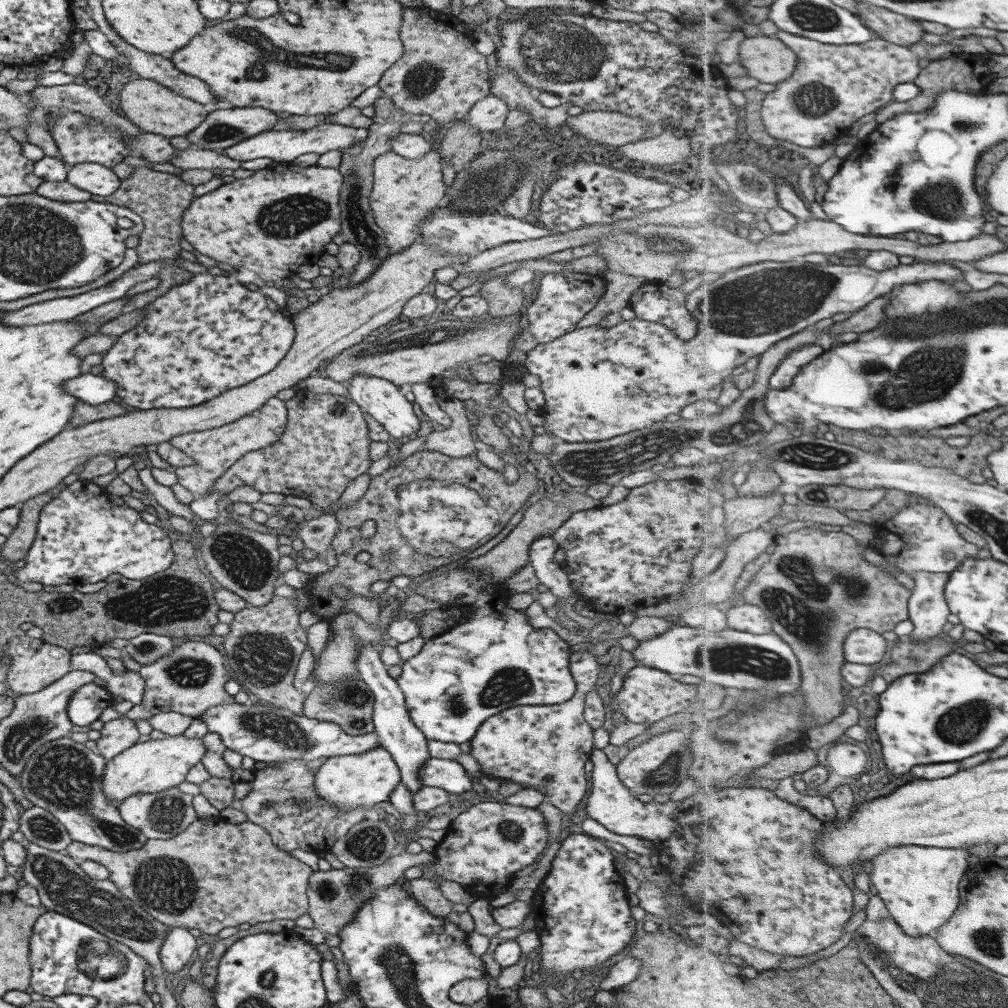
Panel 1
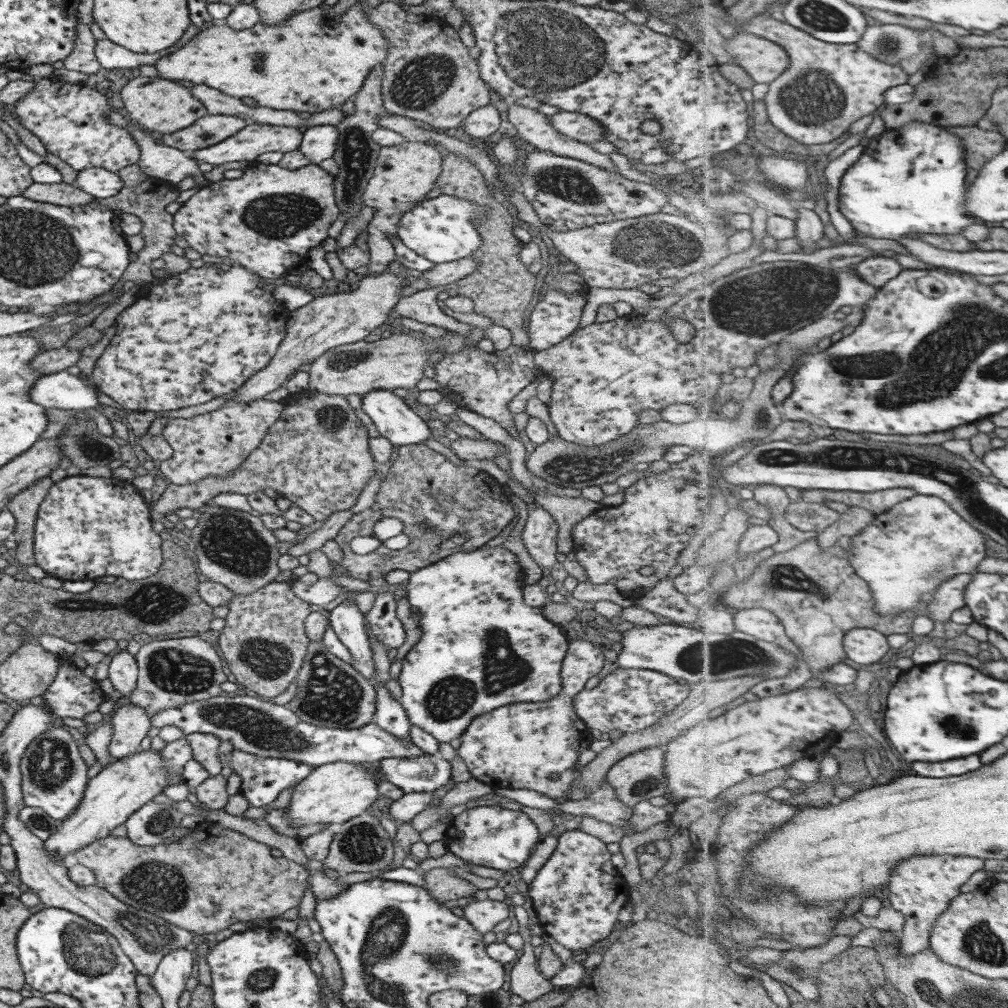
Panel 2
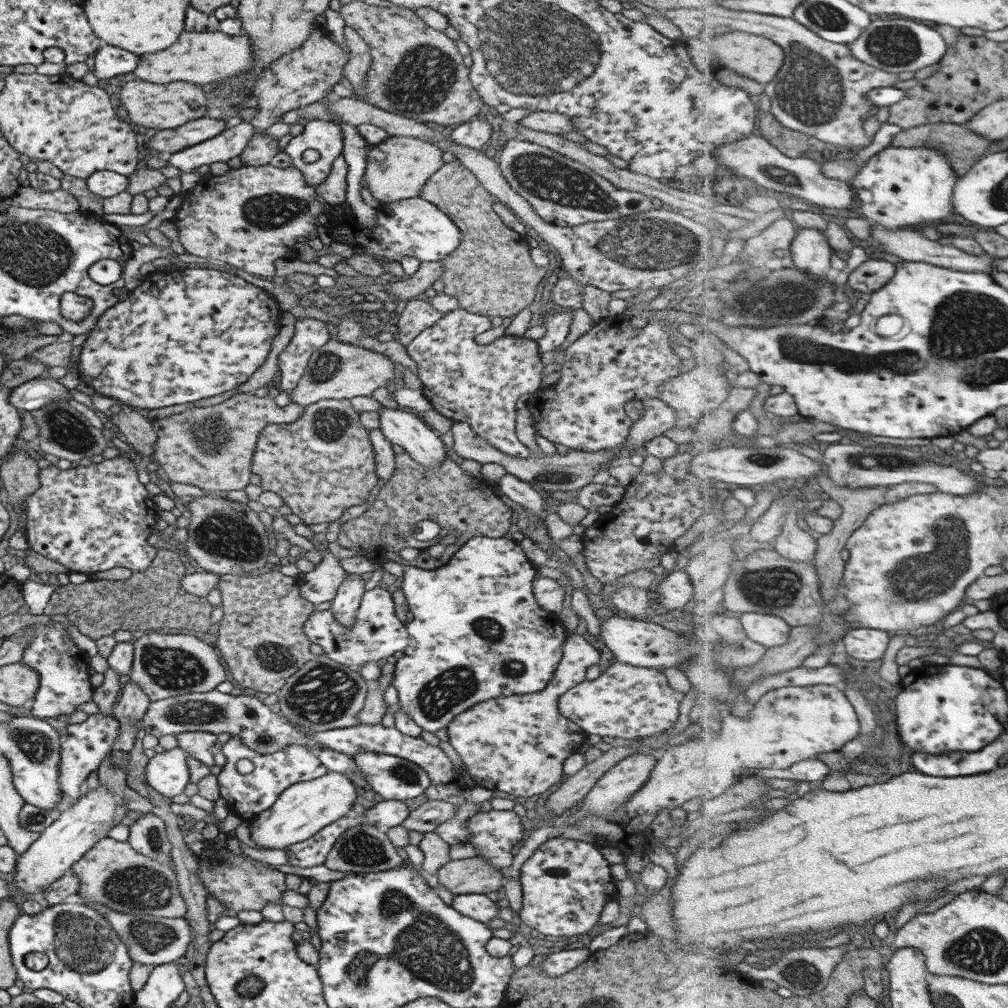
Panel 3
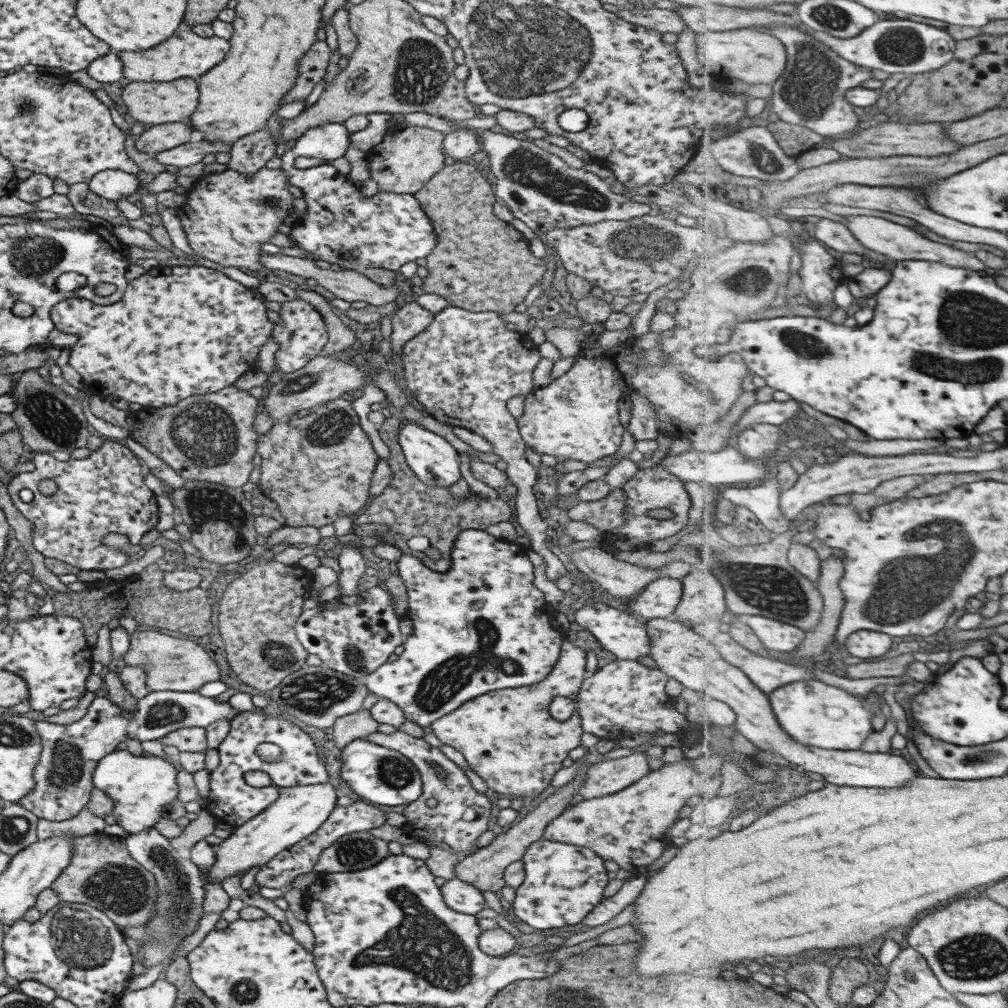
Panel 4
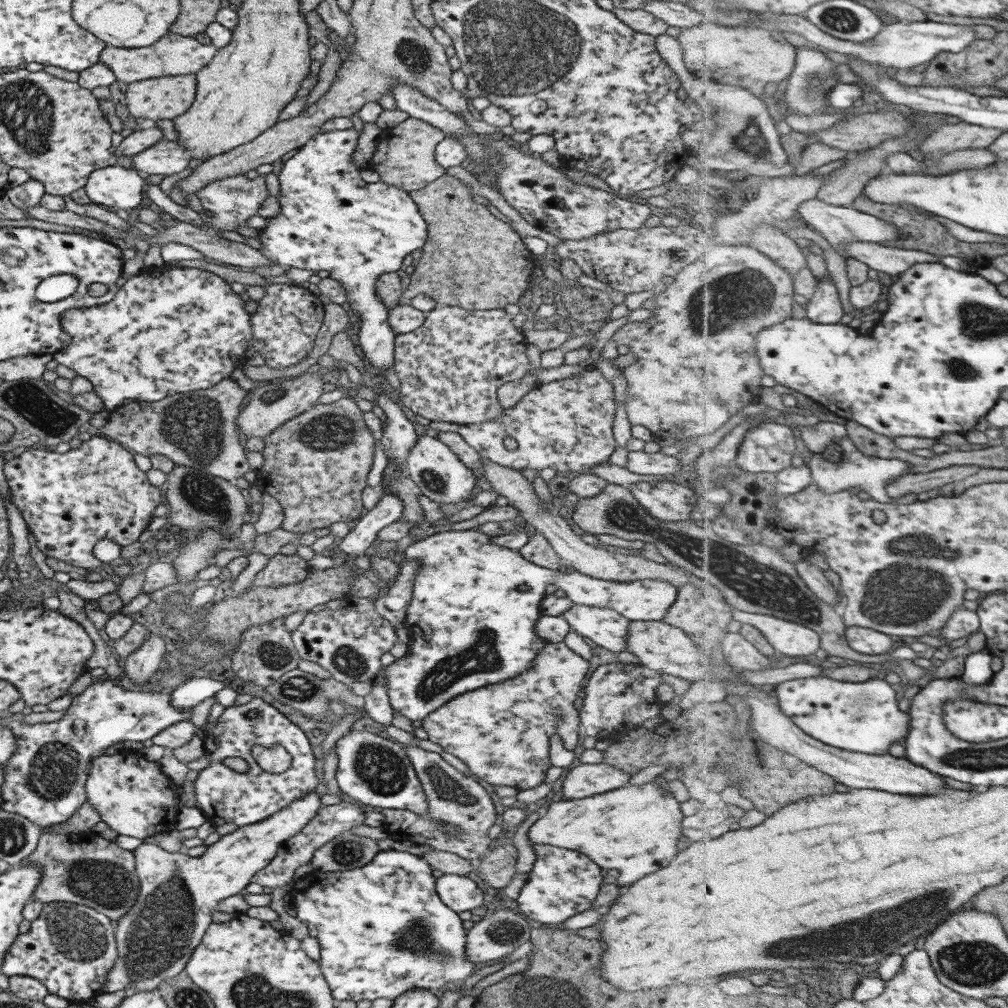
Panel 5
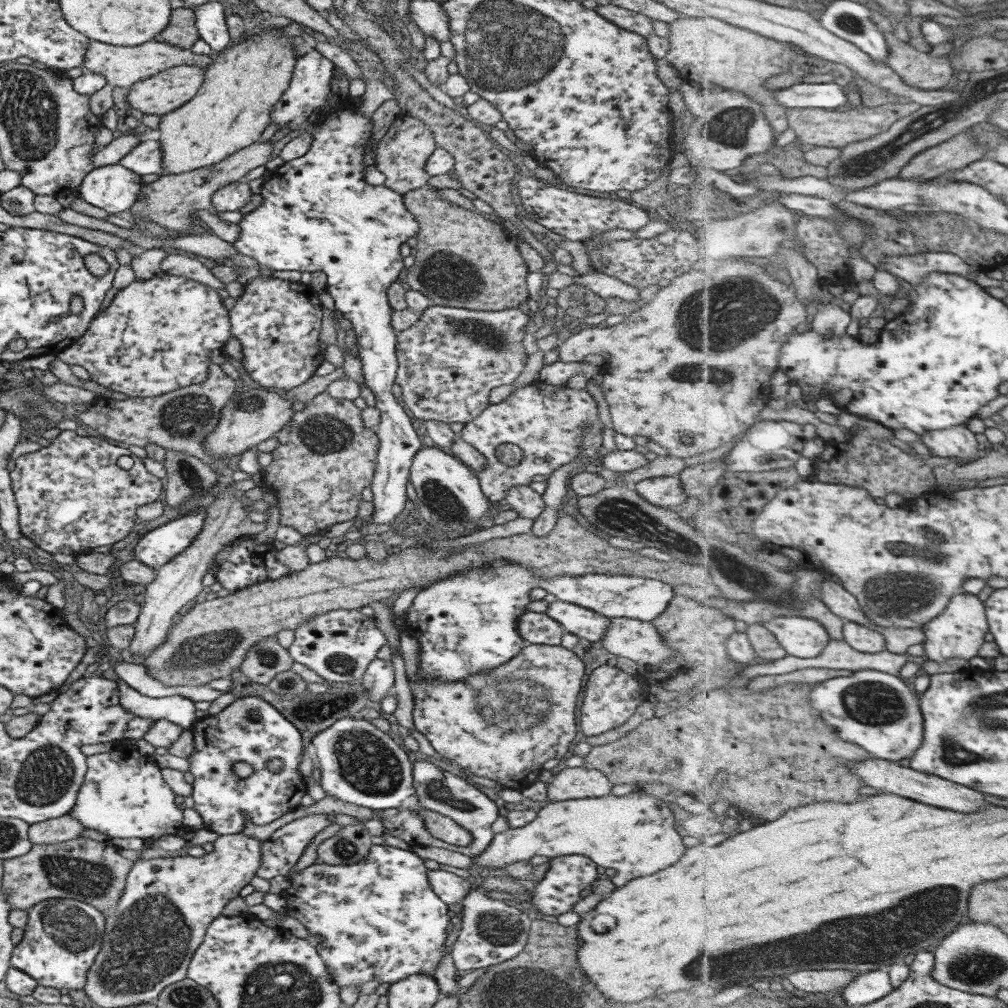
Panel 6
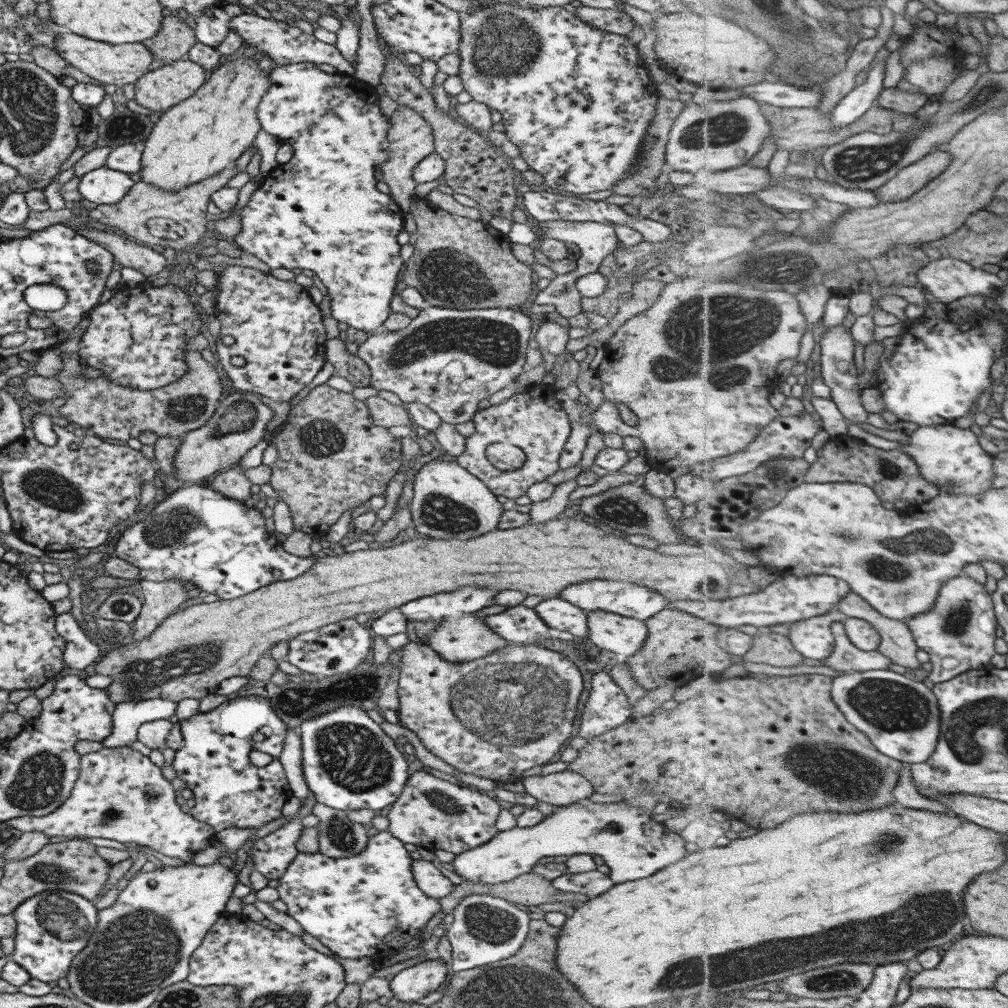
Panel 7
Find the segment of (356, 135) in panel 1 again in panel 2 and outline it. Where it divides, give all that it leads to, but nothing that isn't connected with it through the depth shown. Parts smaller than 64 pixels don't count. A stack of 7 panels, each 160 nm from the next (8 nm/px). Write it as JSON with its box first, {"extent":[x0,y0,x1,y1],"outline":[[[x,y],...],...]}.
{"extent":[188,123,302,165],"outline":[[[250,123],[242,128],[241,131],[229,136],[226,140],[189,152],[188,155],[195,158],[197,162],[208,162],[208,164],[213,165],[220,165],[226,162],[240,162],[241,160],[250,162],[257,159],[260,154],[266,154],[266,152],[292,152],[300,146],[301,138],[302,132],[297,127]]]}

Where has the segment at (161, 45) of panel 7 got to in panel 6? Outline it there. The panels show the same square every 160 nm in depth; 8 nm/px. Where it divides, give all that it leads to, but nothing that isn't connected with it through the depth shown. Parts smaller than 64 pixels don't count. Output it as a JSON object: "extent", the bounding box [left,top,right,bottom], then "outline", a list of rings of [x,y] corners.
{"extent":[153,6,200,48],"outline":[[[191,6],[176,8],[166,28],[159,32],[153,40],[167,42],[180,48],[191,48],[200,39],[200,33],[195,25],[195,16],[195,10],[192,10]]]}

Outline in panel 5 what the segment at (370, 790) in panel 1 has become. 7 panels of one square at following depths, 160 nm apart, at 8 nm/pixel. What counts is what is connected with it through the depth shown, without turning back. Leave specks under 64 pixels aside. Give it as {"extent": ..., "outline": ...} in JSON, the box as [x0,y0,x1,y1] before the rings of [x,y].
{"extent":[103,791,324,997],"outline":[[[315,791],[305,794],[270,818],[246,827],[238,827],[231,834],[222,836],[215,844],[208,845],[204,854],[197,857],[186,855],[184,851],[168,852],[156,844],[143,842],[139,845],[133,851],[136,874],[139,878],[139,895],[130,910],[115,922],[118,958],[115,960],[114,968],[108,972],[106,982],[103,984],[103,992],[125,990],[128,997],[138,992],[157,989],[163,980],[178,976],[185,969],[191,954],[200,944],[209,924],[212,923],[212,913],[217,910],[218,904],[228,896],[245,891],[255,873],[270,864],[271,859],[276,856],[278,847],[286,840],[290,840],[292,836],[296,836],[310,822],[309,820],[314,818],[318,809],[324,806],[320,803],[320,797]]]}

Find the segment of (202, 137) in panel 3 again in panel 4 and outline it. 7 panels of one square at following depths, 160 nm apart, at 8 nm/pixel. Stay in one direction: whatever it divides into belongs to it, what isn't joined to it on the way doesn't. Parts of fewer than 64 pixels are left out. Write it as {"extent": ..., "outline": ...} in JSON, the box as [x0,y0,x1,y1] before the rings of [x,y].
{"extent":[135,121,195,155],"outline":[[[185,121],[152,125],[135,140],[136,150],[152,155],[190,143],[194,130],[195,128]]]}

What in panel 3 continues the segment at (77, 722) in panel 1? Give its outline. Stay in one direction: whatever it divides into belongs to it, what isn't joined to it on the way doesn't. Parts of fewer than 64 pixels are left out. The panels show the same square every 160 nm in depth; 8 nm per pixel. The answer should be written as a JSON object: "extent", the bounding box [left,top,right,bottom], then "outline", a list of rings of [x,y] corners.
{"extent":[23,621,95,722],"outline":[[[52,621],[48,624],[36,623],[33,626],[31,641],[23,650],[23,663],[39,674],[38,692],[34,696],[32,714],[38,719],[54,722],[60,715],[72,715],[85,702],[93,700],[95,689],[90,683],[90,656],[85,654],[70,639],[66,626]]]}

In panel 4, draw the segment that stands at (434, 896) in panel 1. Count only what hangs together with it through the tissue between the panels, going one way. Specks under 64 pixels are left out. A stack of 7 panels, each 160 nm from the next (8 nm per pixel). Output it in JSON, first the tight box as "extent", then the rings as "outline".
{"extent":[455,774,586,894],"outline":[[[586,774],[584,776],[576,776],[572,782],[568,782],[562,787],[562,789],[558,788],[556,793],[553,793],[543,801],[539,802],[537,806],[530,807],[529,813],[520,820],[516,826],[512,826],[512,828],[509,828],[504,834],[496,836],[494,841],[492,841],[491,844],[488,844],[488,846],[478,848],[476,852],[463,856],[456,865],[455,877],[475,886],[482,892],[494,892],[499,894],[501,888],[505,886],[505,880],[503,877],[505,868],[509,864],[512,864],[512,862],[522,859],[530,844],[543,839],[546,826],[552,822],[553,818],[560,816],[560,814],[569,807],[568,804],[570,804],[570,802],[574,801],[578,789],[583,783],[584,777],[586,777]]]}

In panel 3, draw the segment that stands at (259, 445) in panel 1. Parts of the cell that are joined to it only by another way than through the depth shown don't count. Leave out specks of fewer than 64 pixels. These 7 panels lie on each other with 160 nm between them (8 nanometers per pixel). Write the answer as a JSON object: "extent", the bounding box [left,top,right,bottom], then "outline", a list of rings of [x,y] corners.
{"extent":[151,393,303,493],"outline":[[[236,393],[213,406],[192,406],[179,414],[151,419],[152,429],[157,434],[153,455],[160,463],[161,470],[166,472],[169,481],[193,484],[203,491],[217,493],[244,490],[250,484],[251,466],[260,431],[270,424],[290,424],[298,420],[303,409],[294,403],[280,407],[270,397],[258,397],[252,393]]]}

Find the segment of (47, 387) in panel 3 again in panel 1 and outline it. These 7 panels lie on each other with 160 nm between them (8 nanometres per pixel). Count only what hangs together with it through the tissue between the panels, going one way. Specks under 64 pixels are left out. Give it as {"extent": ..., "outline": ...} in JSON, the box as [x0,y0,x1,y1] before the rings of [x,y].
{"extent":[63,372,117,406],"outline":[[[90,372],[63,382],[65,392],[90,406],[104,404],[116,398],[116,389],[117,384],[113,380]]]}

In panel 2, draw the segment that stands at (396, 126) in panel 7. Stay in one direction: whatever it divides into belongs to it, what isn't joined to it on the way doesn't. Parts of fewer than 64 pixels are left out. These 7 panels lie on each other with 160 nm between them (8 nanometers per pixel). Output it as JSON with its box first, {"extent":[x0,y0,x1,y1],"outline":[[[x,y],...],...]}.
{"extent":[361,141,443,276],"outline":[[[404,141],[396,146],[381,147],[378,158],[375,160],[375,169],[370,177],[361,202],[375,210],[374,217],[369,224],[368,231],[370,246],[370,263],[367,276],[382,274],[387,270],[392,260],[397,260],[394,253],[392,238],[398,238],[396,223],[402,214],[406,214],[424,200],[424,196],[434,189],[443,165],[443,156],[428,143]]]}

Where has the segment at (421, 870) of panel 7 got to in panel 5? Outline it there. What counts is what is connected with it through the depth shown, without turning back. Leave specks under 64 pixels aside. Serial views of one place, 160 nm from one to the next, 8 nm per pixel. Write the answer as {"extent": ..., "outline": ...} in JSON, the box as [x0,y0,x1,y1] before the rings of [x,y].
{"extent":[435,874,484,913],"outline":[[[443,874],[436,879],[435,889],[441,901],[457,913],[470,911],[484,902],[482,890],[466,875]]]}

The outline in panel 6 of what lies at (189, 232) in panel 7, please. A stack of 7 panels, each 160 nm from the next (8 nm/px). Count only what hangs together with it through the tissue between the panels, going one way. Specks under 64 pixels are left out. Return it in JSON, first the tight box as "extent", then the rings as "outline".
{"extent":[130,140,273,234],"outline":[[[270,140],[262,143],[252,143],[250,146],[227,156],[216,164],[197,168],[182,174],[162,175],[152,183],[143,185],[140,189],[137,201],[130,208],[130,212],[137,220],[152,221],[168,230],[174,230],[179,234],[186,234],[188,228],[194,225],[195,212],[199,210],[208,211],[212,204],[213,194],[227,184],[238,182],[254,170],[257,166],[264,166],[271,160],[270,154],[273,151]]]}

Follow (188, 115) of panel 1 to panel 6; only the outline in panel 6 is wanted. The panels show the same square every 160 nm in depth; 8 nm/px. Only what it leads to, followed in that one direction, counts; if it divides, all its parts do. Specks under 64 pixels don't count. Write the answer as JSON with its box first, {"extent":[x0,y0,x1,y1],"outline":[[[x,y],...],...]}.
{"extent":[127,64,205,115],"outline":[[[183,64],[158,72],[154,76],[141,80],[129,89],[127,100],[129,104],[143,114],[165,115],[186,104],[202,86],[205,69]]]}

